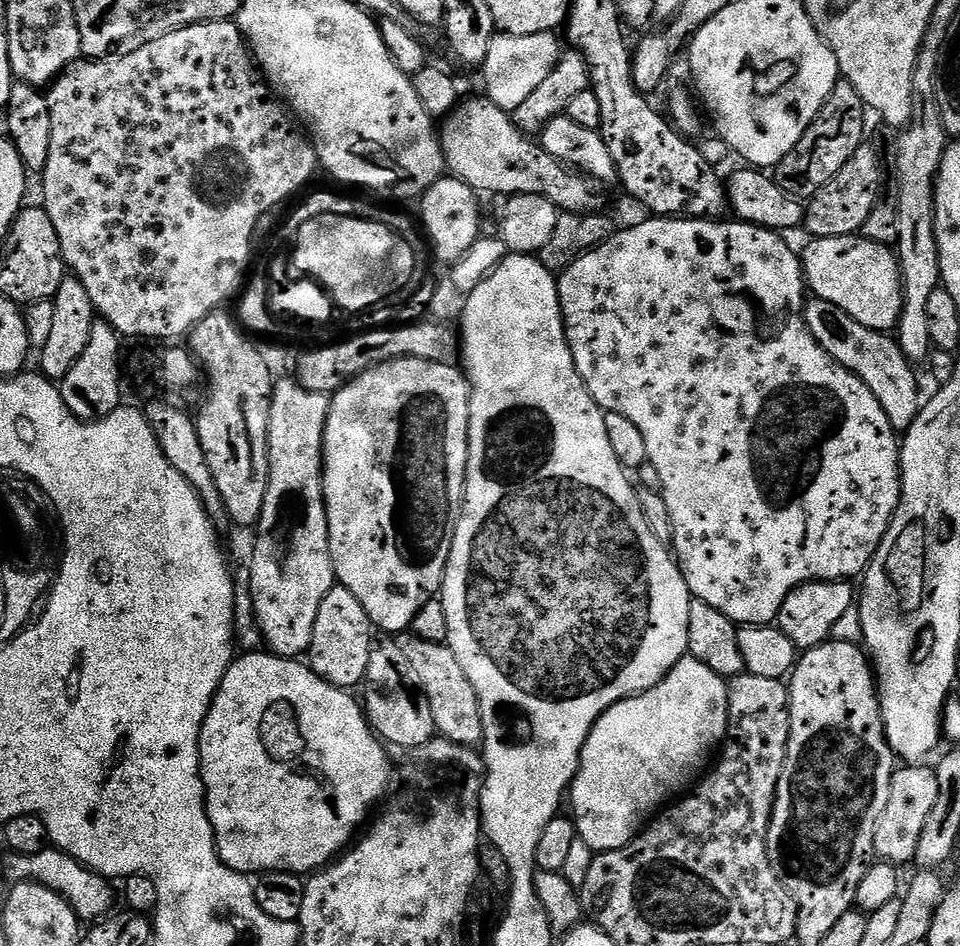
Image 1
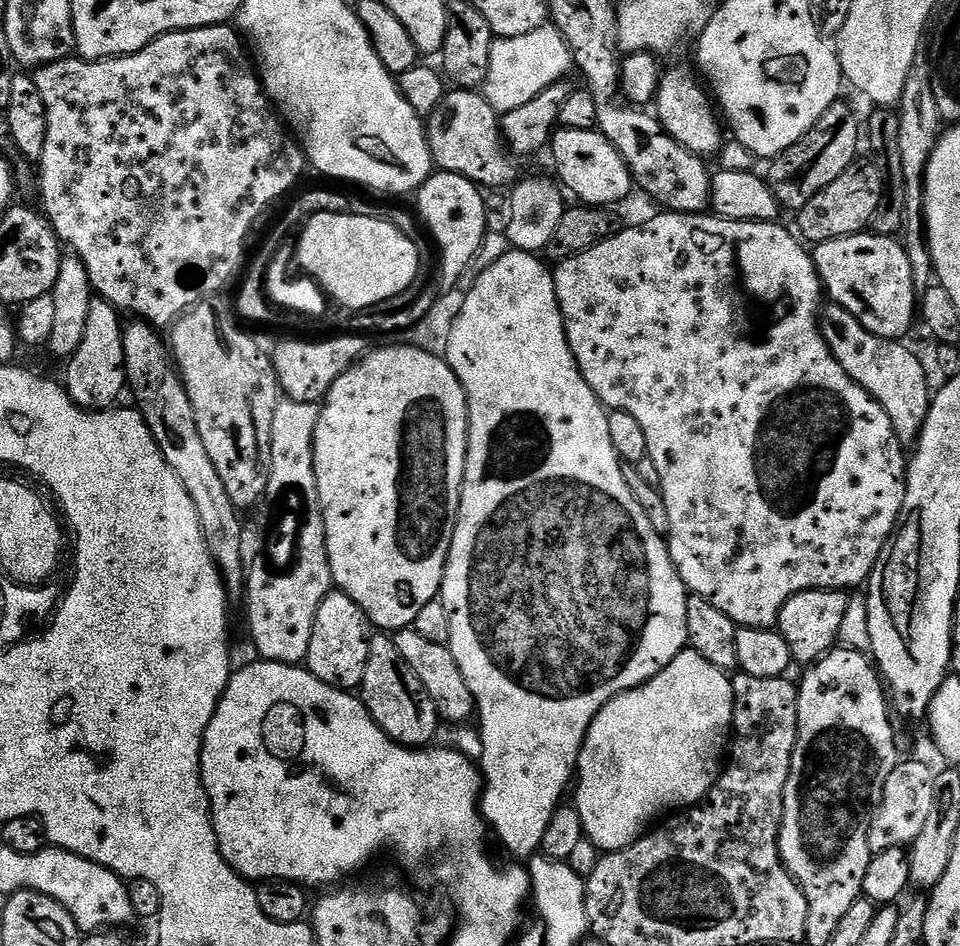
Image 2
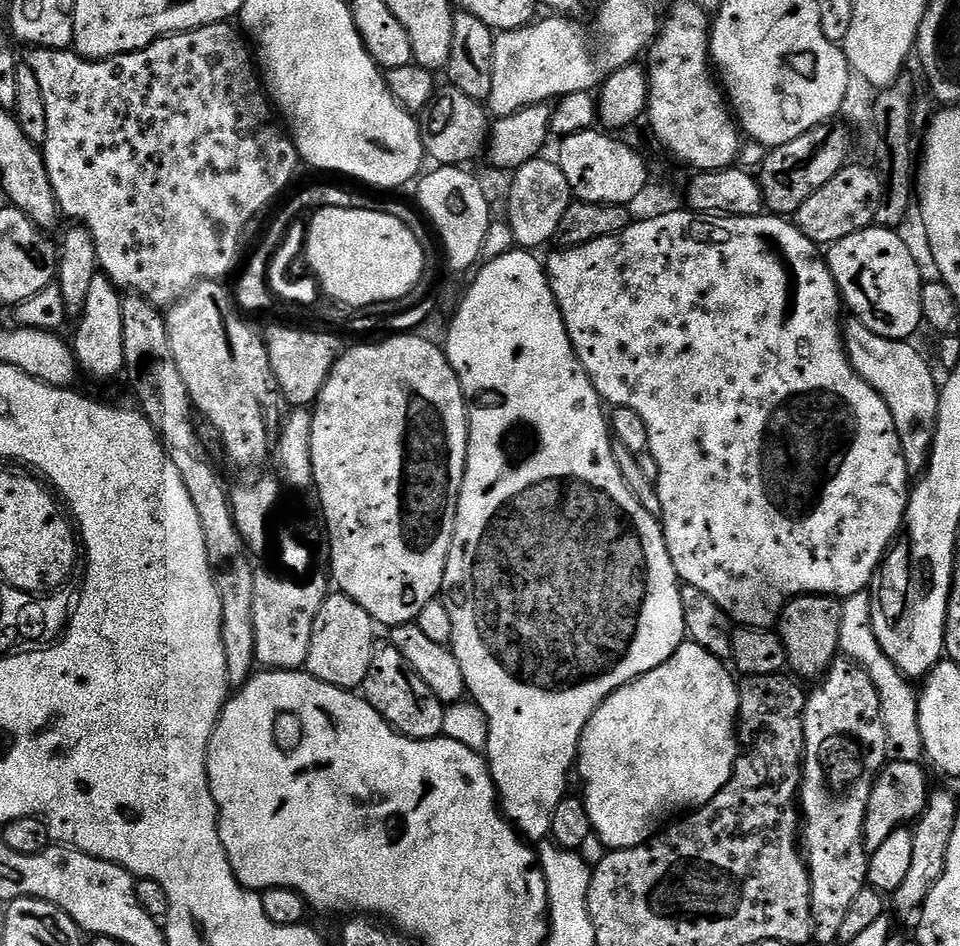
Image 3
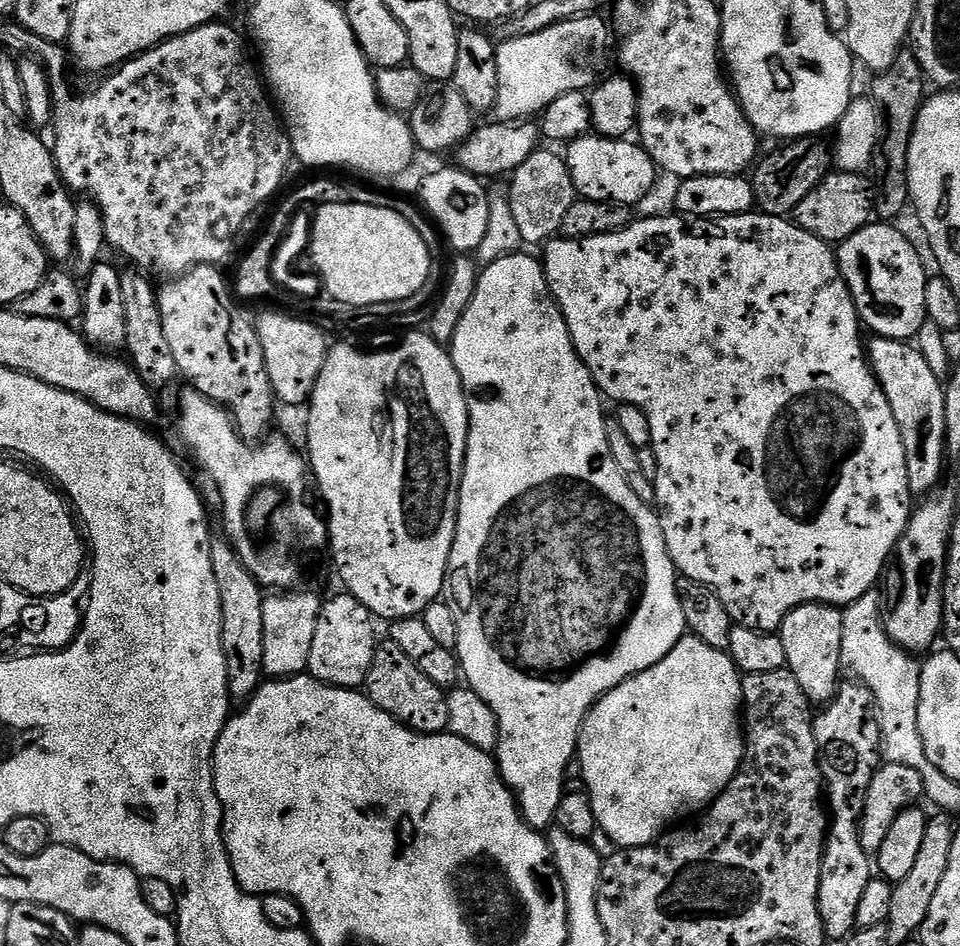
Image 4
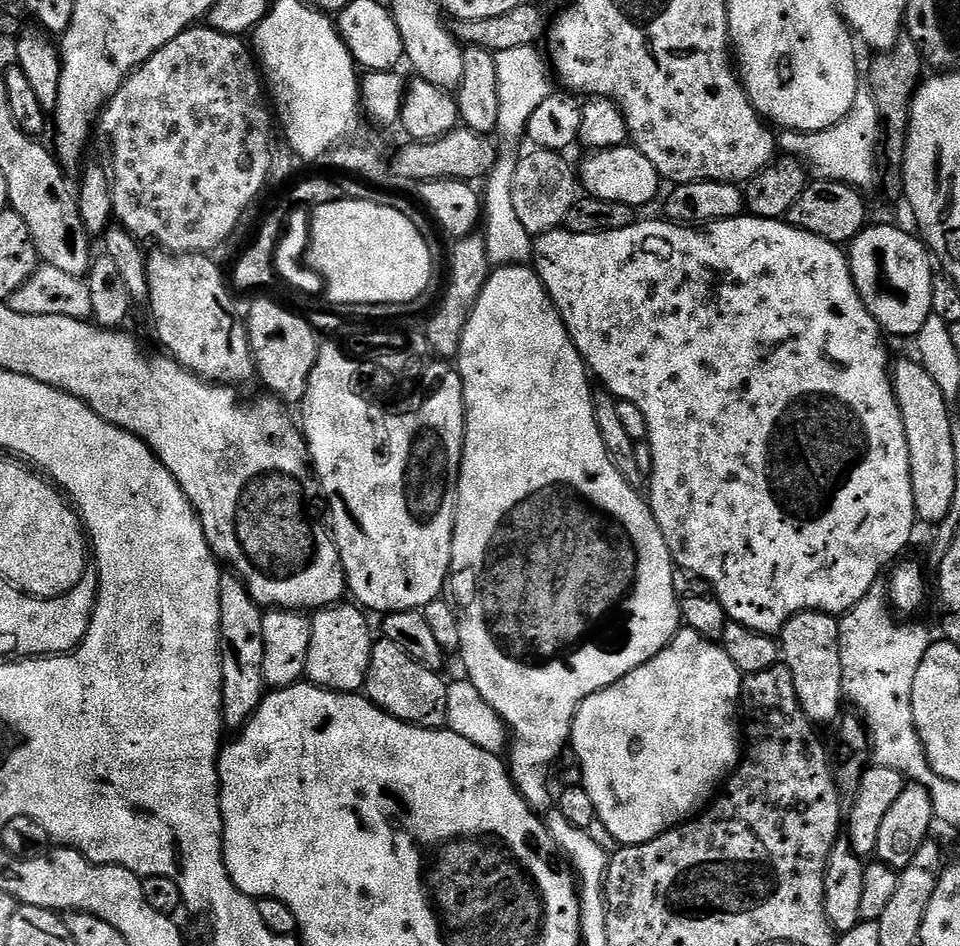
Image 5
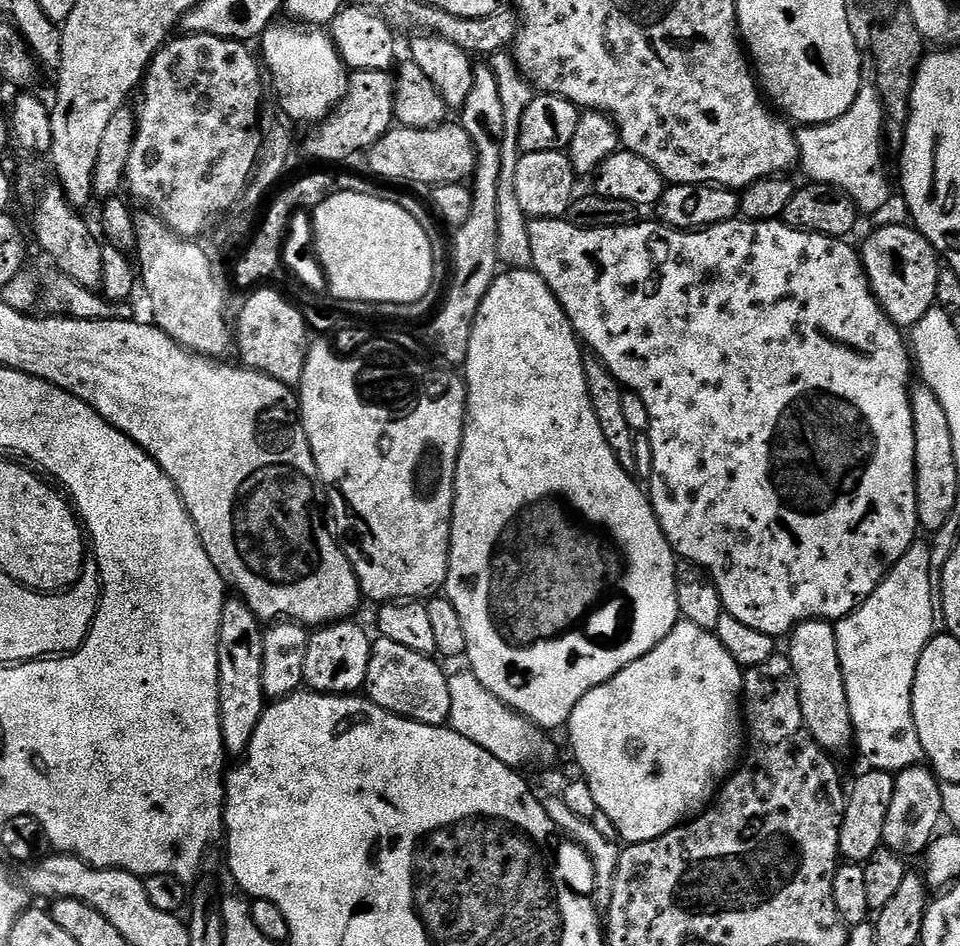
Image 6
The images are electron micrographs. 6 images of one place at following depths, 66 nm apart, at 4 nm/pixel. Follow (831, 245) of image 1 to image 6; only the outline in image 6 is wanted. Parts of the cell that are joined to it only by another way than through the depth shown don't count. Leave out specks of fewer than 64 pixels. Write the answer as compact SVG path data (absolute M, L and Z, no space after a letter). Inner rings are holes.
M888 224L878 229L865 242L864 248L859 249L859 254L868 285L872 287L881 310L896 323L897 328L911 330L936 303L942 260L921 232L905 224Z

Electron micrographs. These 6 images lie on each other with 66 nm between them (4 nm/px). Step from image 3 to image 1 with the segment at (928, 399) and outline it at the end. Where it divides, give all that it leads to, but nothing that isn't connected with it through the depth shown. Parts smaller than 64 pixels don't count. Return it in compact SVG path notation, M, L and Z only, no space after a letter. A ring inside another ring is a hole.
M811 297L805 303L804 320L812 337L826 350L828 356L854 373L878 398L879 404L886 410L892 428L898 432L907 431L921 410L922 396L920 400L913 365L901 350L899 341L887 333L870 330L856 318L846 314L841 307L816 297Z

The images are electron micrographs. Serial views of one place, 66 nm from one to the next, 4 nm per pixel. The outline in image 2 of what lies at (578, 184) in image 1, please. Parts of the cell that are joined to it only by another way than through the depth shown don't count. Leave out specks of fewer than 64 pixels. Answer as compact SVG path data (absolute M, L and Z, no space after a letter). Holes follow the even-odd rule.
M466 88L445 91L442 102L426 118L426 131L432 163L439 171L458 174L484 190L507 189L517 183L517 161L505 145L500 116L479 91Z

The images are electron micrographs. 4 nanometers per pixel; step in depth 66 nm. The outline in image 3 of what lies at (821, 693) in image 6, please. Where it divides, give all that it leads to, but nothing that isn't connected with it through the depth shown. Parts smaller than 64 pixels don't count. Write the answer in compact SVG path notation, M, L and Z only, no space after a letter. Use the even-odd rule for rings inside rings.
M798 596L789 600L780 613L778 631L788 655L787 667L797 677L819 678L840 652L841 601L831 596Z

